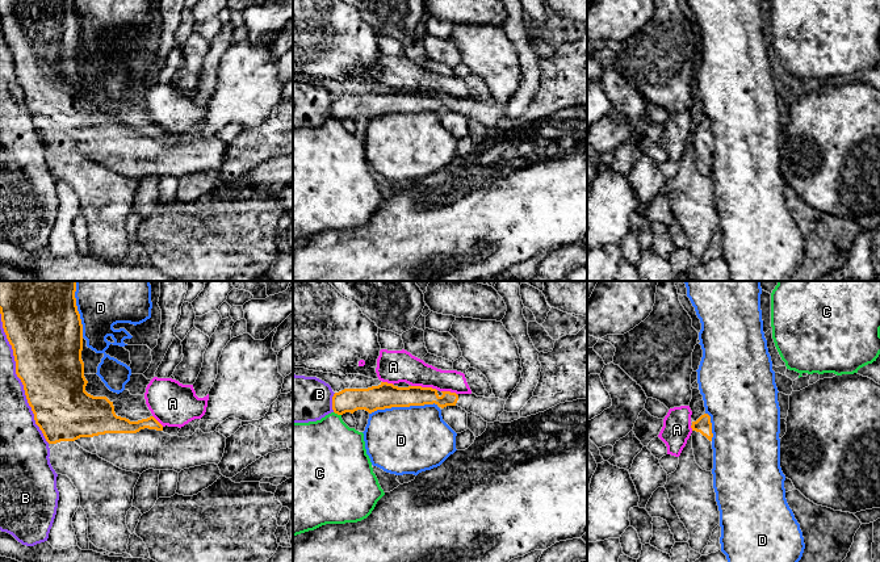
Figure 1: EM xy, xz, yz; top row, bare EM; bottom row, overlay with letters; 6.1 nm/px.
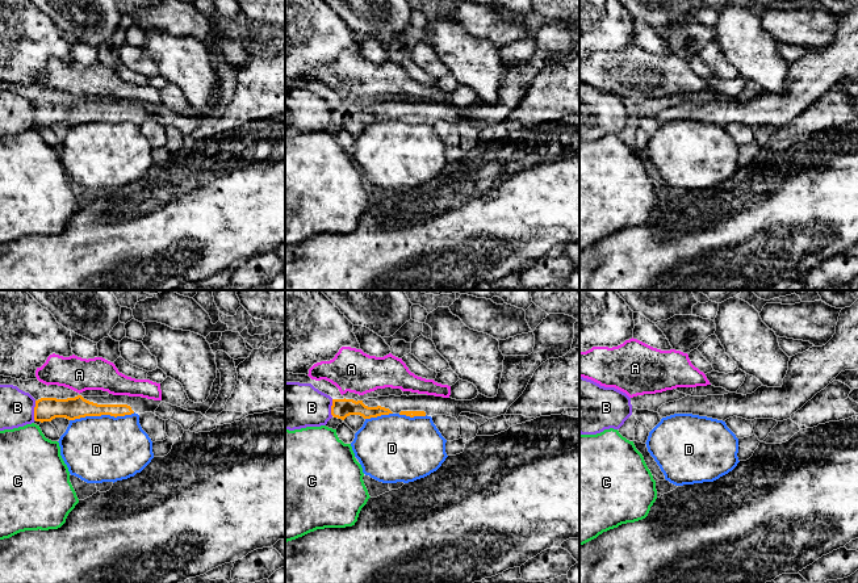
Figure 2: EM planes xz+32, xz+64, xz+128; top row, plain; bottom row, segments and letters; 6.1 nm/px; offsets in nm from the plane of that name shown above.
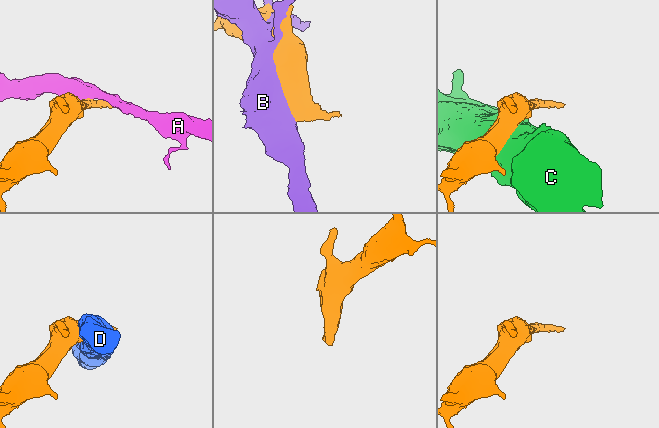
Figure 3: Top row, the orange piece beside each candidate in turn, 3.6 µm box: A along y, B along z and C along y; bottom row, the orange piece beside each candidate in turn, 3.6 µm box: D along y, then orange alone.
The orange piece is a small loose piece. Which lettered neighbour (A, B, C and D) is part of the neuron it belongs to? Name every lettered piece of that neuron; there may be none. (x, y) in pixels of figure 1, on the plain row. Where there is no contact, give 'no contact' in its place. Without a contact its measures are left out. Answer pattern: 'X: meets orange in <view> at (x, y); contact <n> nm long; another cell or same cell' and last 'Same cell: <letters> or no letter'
A: meets orange in xz at (424, 93); contact 160 nm long; another cell
B: meets orange in xy at (19, 83); contact 850 nm long; another cell
C: meets orange in xz at (338, 120); contact 50 nm long; another cell
D: meets orange in xz at (403, 112); contact 420 nm long; another cell
Same cell: no letter

